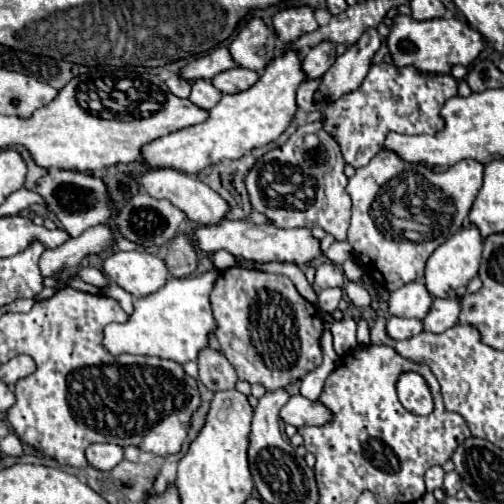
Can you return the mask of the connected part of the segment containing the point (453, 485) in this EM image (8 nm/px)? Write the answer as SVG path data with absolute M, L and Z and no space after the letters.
M456 470L446 474L444 488L446 488L446 496L456 496L458 490L462 490L462 478L460 478L460 474Z

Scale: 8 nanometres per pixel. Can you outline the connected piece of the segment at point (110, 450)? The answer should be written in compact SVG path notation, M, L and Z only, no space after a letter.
M110 442L92 444L86 450L86 458L98 470L112 470L124 458L124 448L118 444L110 444Z

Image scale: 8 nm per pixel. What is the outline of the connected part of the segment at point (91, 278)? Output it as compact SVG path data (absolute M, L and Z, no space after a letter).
M86 266L86 268L82 268L82 270L78 270L76 274L72 274L72 276L76 276L76 278L82 278L84 282L88 282L88 284L92 284L92 286L98 286L98 288L104 288L108 282L106 282L106 278L104 278L104 274L100 272L100 270L96 270L96 268L90 268L90 266Z

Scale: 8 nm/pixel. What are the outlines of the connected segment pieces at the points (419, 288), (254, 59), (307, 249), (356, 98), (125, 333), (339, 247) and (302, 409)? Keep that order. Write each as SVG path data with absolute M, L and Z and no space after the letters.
M408 282L390 294L388 310L392 316L404 318L424 318L434 302L434 296L426 290L424 282Z
M252 18L232 40L230 54L240 66L260 72L272 60L276 40L272 26L268 26L262 18Z
M222 220L218 224L198 224L194 230L194 240L202 252L214 254L218 250L226 250L234 254L236 258L252 260L252 262L294 262L298 266L304 266L318 256L322 256L320 240L312 236L310 228L274 228L274 226L258 226L252 222L234 222L234 220Z
M374 64L362 84L330 102L322 110L322 128L330 134L346 160L354 168L366 166L380 150L390 132L402 134L436 134L444 128L440 110L448 98L458 94L458 82L450 74L426 74L414 66Z
M212 268L198 278L170 278L162 290L148 298L134 300L134 312L120 324L112 322L104 326L102 346L112 354L146 354L168 358L178 364L196 360L198 352L208 344L208 332L214 330L214 318L210 310L210 292L218 278L218 270Z
M334 242L334 244L324 252L324 256L326 256L330 262L334 262L334 264L342 264L342 262L346 262L346 260L352 258L352 246L350 246L350 242Z
M298 394L298 396L292 396L282 406L280 418L286 424L300 428L300 426L320 426L320 424L328 422L328 418L332 418L332 416L328 414L328 410L324 410L324 406L320 406L320 402L312 402Z

